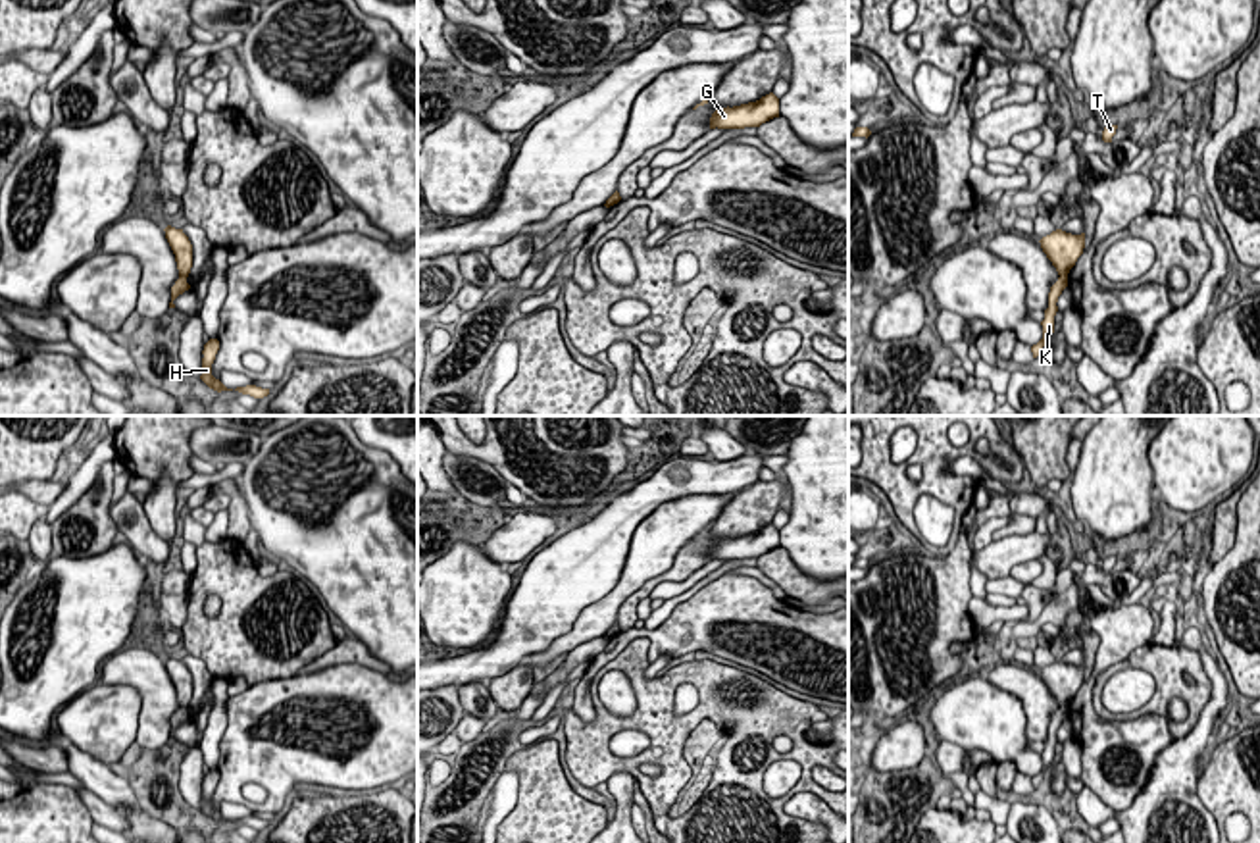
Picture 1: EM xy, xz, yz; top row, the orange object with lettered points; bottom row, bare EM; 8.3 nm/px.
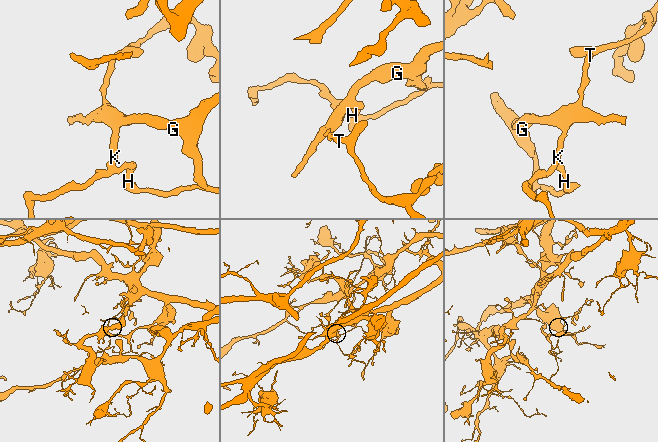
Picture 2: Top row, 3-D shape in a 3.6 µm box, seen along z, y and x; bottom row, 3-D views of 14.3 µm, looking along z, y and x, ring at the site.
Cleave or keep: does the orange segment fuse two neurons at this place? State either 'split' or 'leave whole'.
split

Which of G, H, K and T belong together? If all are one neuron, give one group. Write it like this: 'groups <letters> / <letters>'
groups G T / H K

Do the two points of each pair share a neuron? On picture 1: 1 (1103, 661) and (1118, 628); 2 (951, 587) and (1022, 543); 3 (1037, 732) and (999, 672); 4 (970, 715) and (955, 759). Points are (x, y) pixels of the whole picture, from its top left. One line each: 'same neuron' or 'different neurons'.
1: same neuron
2: different neurons
3: same neuron
4: different neurons

